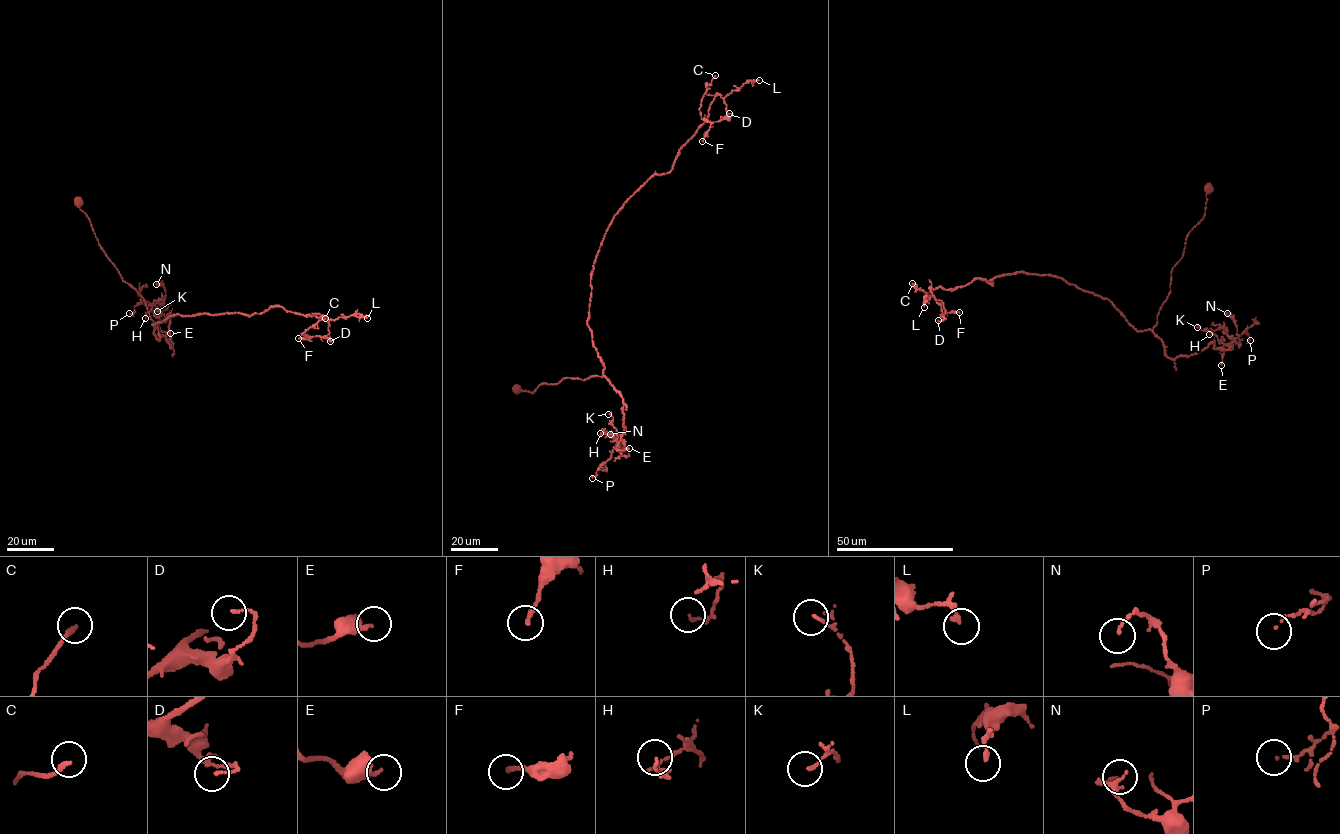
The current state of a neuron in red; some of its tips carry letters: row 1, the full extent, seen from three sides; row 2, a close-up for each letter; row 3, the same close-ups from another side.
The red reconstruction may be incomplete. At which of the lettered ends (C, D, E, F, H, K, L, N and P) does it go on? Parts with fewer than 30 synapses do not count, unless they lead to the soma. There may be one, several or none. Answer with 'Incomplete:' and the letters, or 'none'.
Incomplete: none

